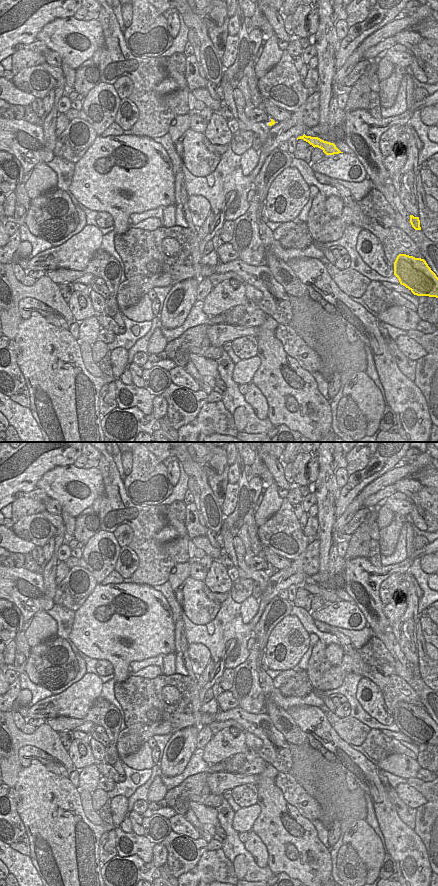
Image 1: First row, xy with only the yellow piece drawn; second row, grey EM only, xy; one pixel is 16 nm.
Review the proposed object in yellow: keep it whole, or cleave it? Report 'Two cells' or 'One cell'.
One cell.

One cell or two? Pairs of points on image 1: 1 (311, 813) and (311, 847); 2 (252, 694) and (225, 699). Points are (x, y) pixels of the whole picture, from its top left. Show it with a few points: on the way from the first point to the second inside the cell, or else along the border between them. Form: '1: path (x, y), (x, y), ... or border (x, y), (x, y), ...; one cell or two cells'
1: border (292, 805), (310, 821); two cells
2: border (229, 690), (239, 706); two cells

